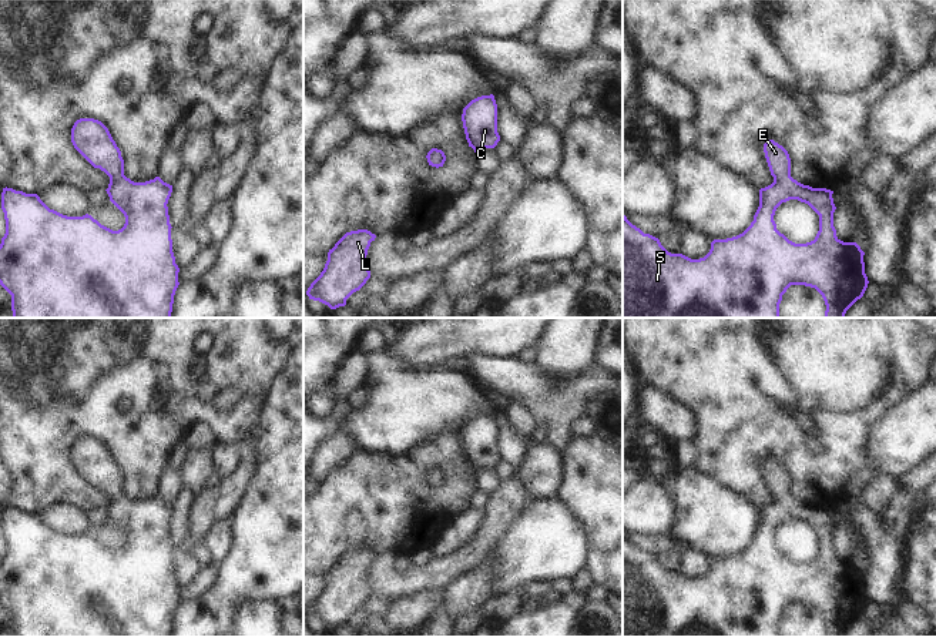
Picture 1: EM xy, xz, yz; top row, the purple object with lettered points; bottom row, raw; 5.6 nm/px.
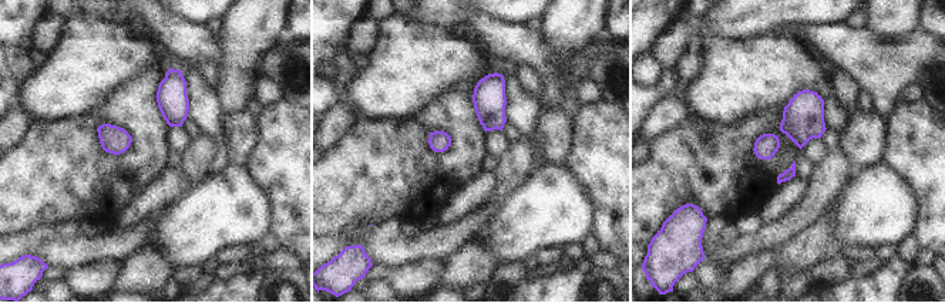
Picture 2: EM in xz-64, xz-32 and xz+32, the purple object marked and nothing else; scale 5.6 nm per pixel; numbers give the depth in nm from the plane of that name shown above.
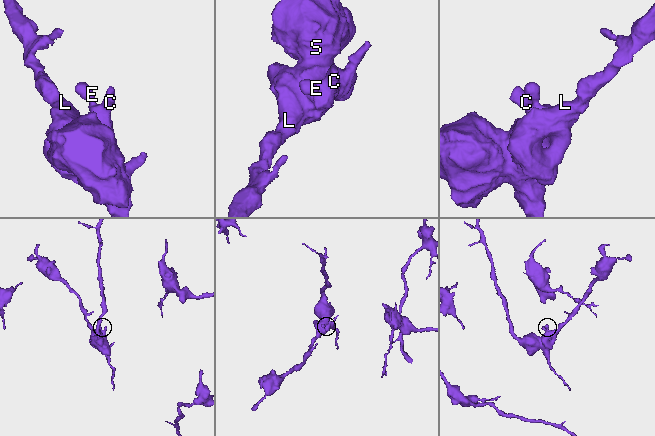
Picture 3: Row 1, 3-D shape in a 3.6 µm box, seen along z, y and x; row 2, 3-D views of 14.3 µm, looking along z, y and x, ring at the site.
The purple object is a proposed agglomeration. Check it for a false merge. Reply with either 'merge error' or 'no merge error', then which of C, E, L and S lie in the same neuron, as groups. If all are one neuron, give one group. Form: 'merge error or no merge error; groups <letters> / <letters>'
no merge error; groups C E L S

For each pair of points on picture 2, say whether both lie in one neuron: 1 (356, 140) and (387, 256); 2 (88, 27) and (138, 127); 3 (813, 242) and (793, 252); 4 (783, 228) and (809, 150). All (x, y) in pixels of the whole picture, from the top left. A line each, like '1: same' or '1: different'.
1: different
2: different
3: same
4: different

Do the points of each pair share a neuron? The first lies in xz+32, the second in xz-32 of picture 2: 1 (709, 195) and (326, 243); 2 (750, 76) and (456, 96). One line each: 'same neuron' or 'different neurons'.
1: different neurons
2: different neurons

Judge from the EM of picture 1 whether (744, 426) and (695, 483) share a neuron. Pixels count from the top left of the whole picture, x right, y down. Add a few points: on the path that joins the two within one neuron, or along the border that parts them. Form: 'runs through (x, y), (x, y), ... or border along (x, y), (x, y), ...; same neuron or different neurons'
border along (693, 466), (711, 475), (732, 490); different neurons

